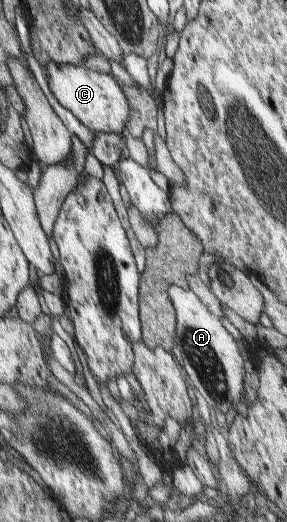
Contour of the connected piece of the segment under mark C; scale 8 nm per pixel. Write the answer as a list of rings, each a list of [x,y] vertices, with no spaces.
[[[46,62],[43,67],[48,89],[52,97],[67,109],[90,131],[90,133],[113,133],[120,135],[130,113],[128,102],[118,83],[108,73],[96,73],[83,65],[54,64]]]

